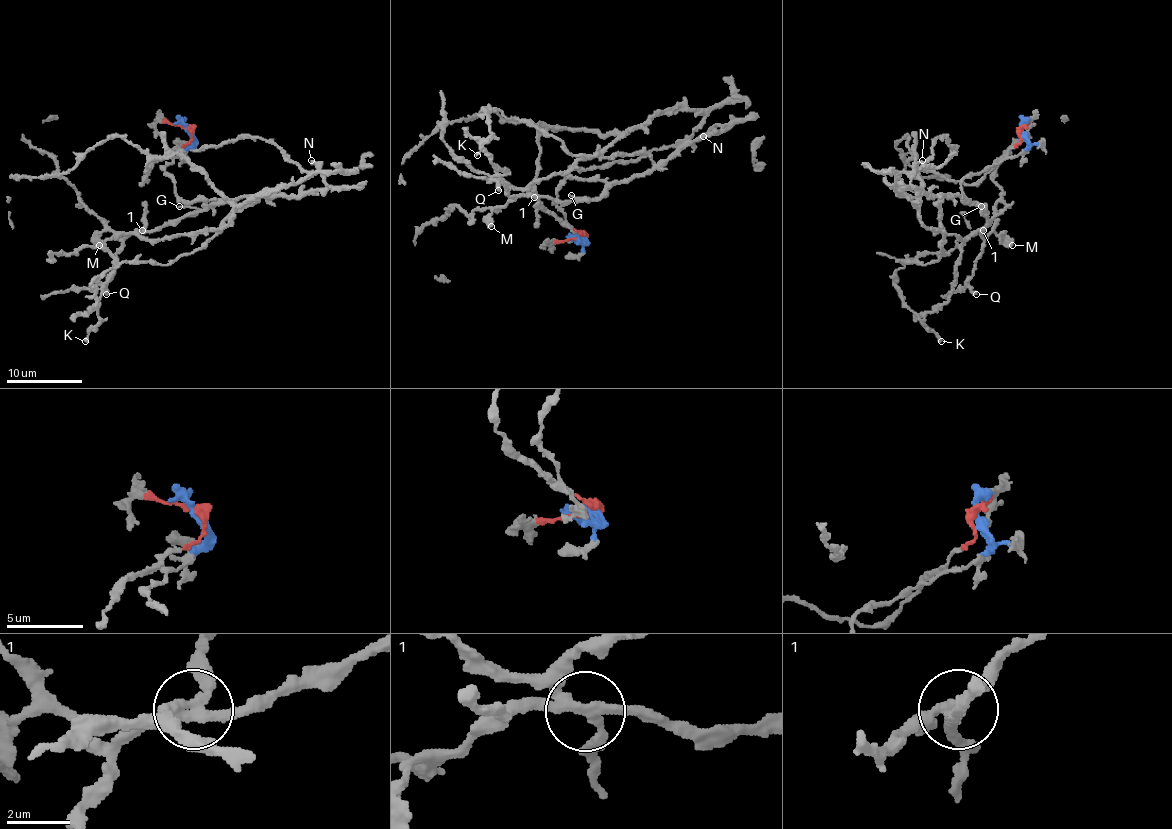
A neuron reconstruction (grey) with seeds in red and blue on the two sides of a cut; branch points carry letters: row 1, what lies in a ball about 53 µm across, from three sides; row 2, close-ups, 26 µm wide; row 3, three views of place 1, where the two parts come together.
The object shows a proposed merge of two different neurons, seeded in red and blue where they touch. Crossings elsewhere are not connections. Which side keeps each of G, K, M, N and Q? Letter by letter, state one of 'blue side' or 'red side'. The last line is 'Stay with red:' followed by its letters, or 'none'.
G: blue side
K: blue side
M: blue side
N: blue side
Q: blue side
Stay with red: none

